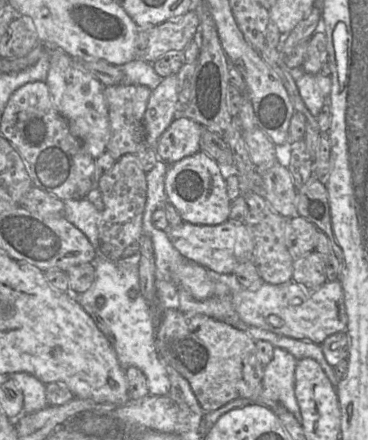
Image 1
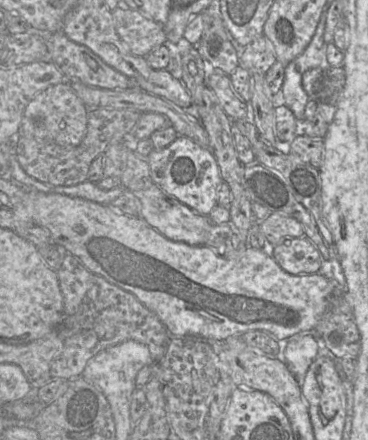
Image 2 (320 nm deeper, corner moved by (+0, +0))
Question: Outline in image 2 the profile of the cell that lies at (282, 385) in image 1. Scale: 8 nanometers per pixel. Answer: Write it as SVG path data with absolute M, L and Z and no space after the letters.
M315 333L298 334L283 344L281 357L301 386L315 358L322 355L322 345Z

